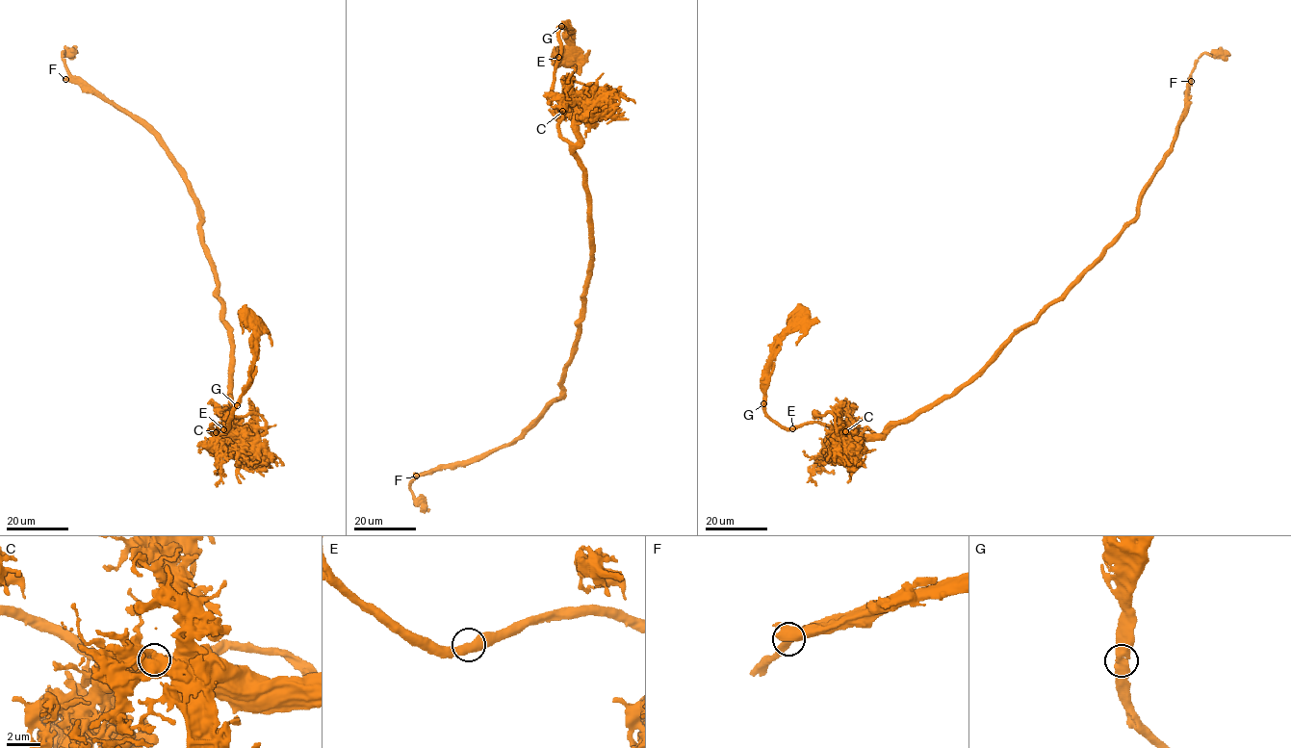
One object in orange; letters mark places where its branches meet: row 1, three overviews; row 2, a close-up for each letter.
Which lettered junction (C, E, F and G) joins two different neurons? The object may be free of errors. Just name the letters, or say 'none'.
none

